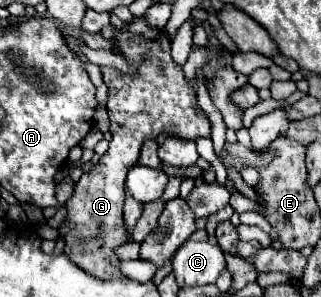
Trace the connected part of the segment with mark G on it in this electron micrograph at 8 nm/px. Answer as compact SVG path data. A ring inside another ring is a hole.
M135 18L135 22L127 24L115 34L113 44L113 50L123 54L139 70L139 76L131 78L113 68L103 68L103 80L109 86L107 110L113 140L109 142L109 150L101 156L101 160L93 164L93 168L75 184L75 192L65 204L67 218L57 228L59 238L65 240L63 252L73 260L73 264L85 268L85 272L97 276L99 280L125 278L119 270L119 258L115 256L115 248L129 242L123 222L123 186L129 168L139 160L143 140L157 138L163 130L185 140L195 140L201 136L207 138L211 134L211 124L205 112L197 106L195 80L187 82L181 66L171 60L171 42L167 40L165 32L151 28L143 18Z

